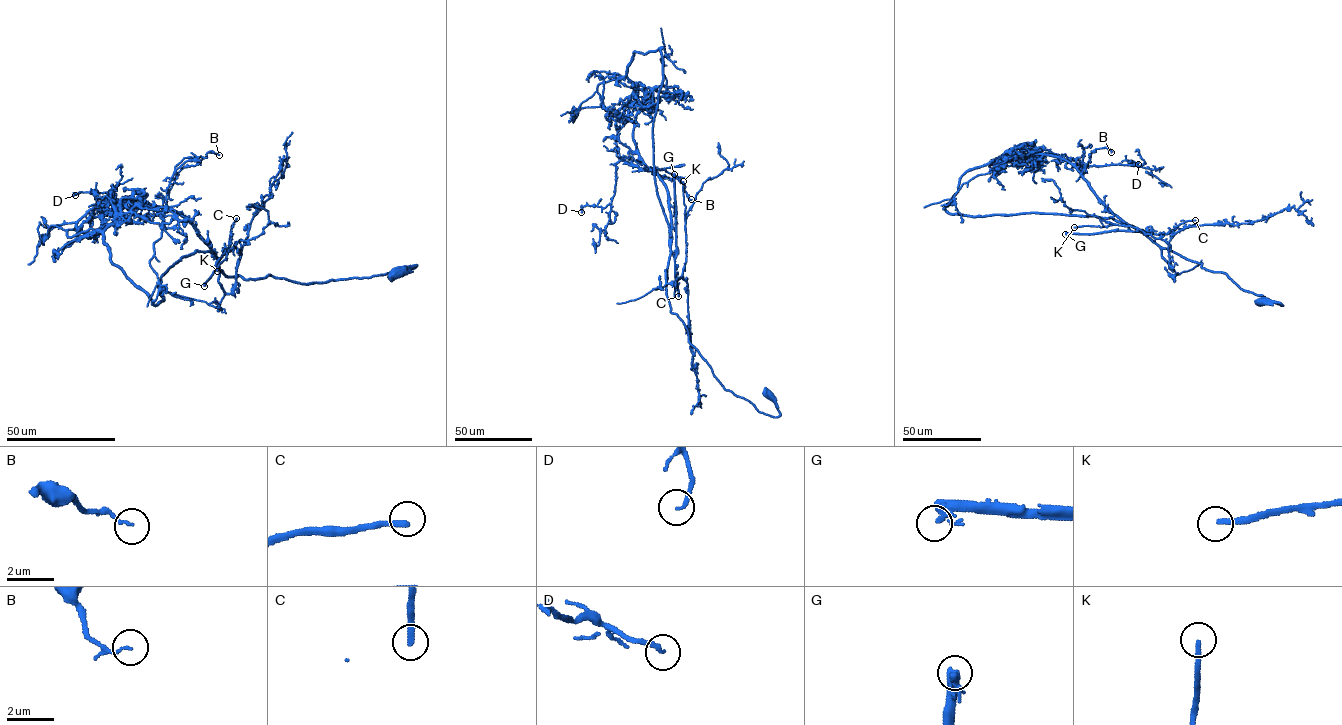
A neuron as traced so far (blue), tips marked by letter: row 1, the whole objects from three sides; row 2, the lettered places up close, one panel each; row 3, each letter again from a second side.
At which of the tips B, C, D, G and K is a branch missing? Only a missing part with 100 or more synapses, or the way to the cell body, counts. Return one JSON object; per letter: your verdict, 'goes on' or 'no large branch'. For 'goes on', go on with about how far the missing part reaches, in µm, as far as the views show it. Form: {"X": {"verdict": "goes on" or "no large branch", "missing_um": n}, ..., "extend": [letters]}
{"B": {"verdict": "no large branch"}, "C": {"verdict": "goes on", "missing_um": 100}, "D": {"verdict": "no large branch"}, "G": {"verdict": "goes on", "missing_um": 170}, "K": {"verdict": "no large branch"}, "extend": ["C", "G"]}

